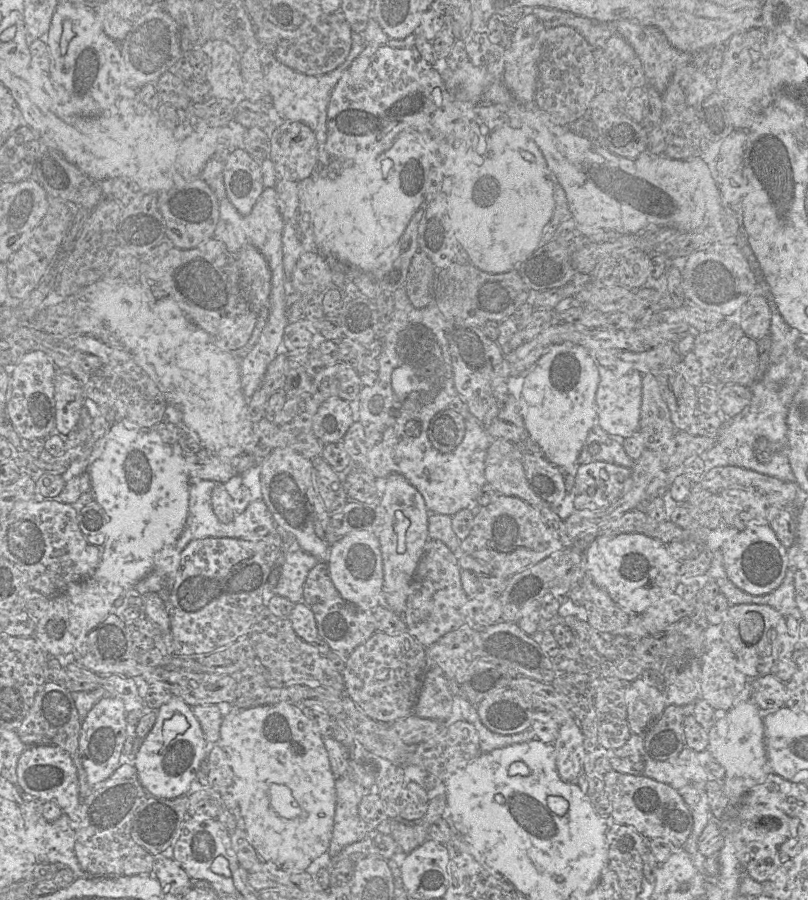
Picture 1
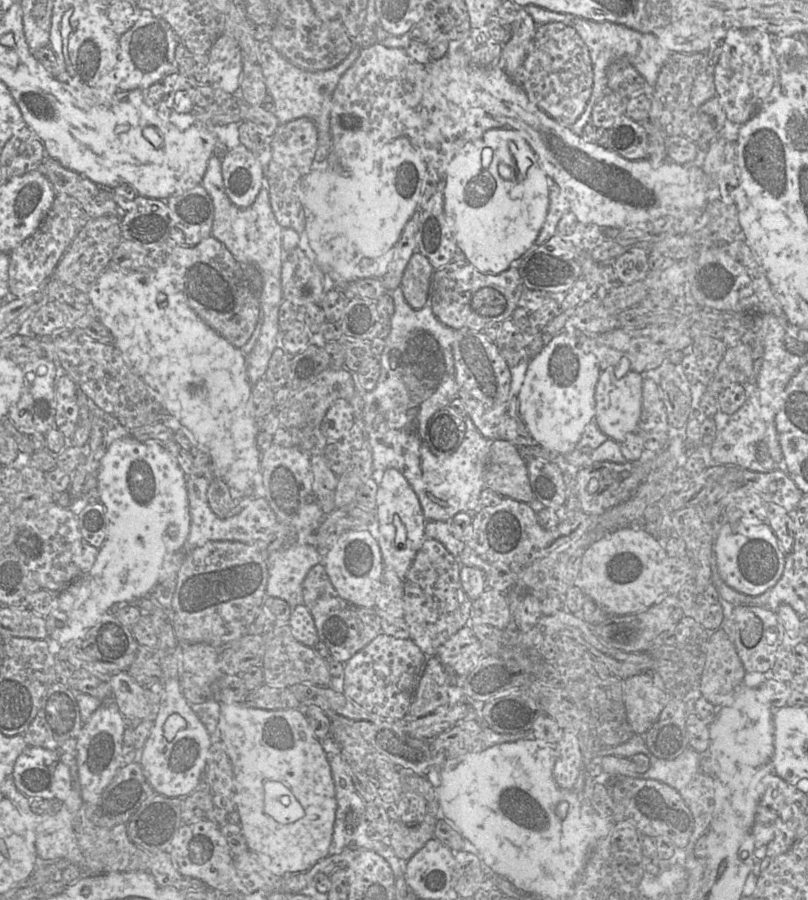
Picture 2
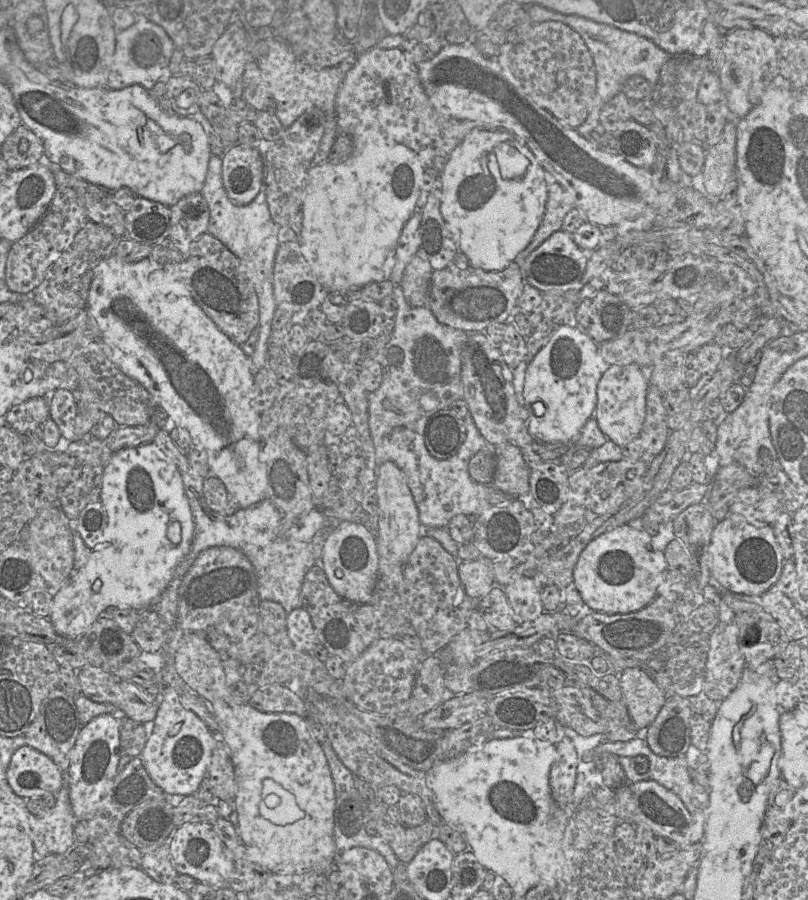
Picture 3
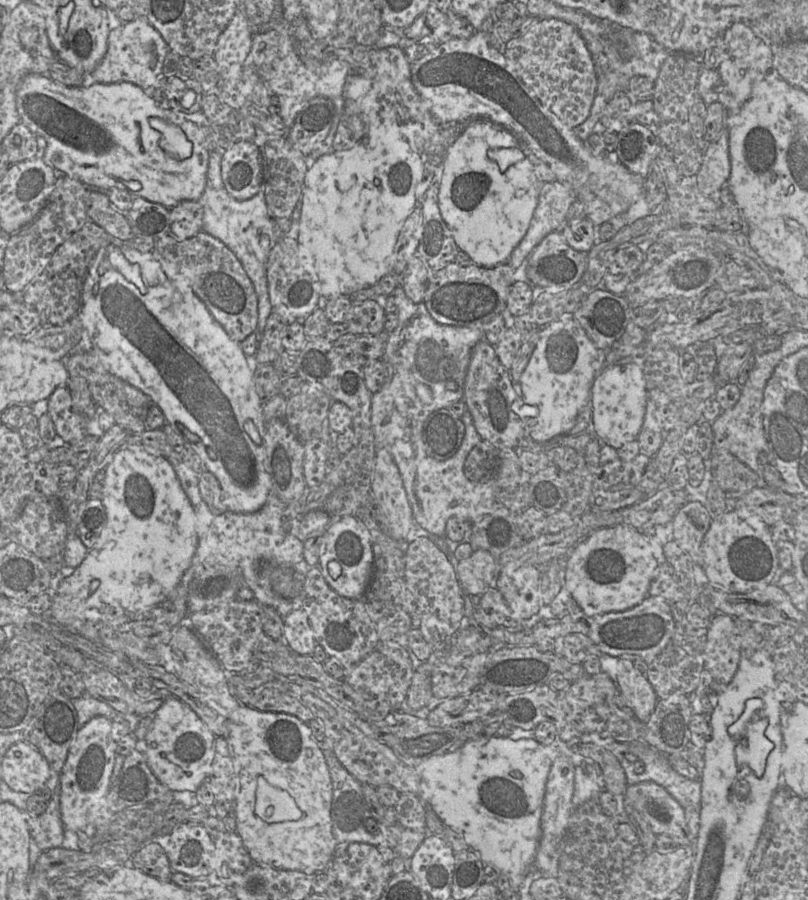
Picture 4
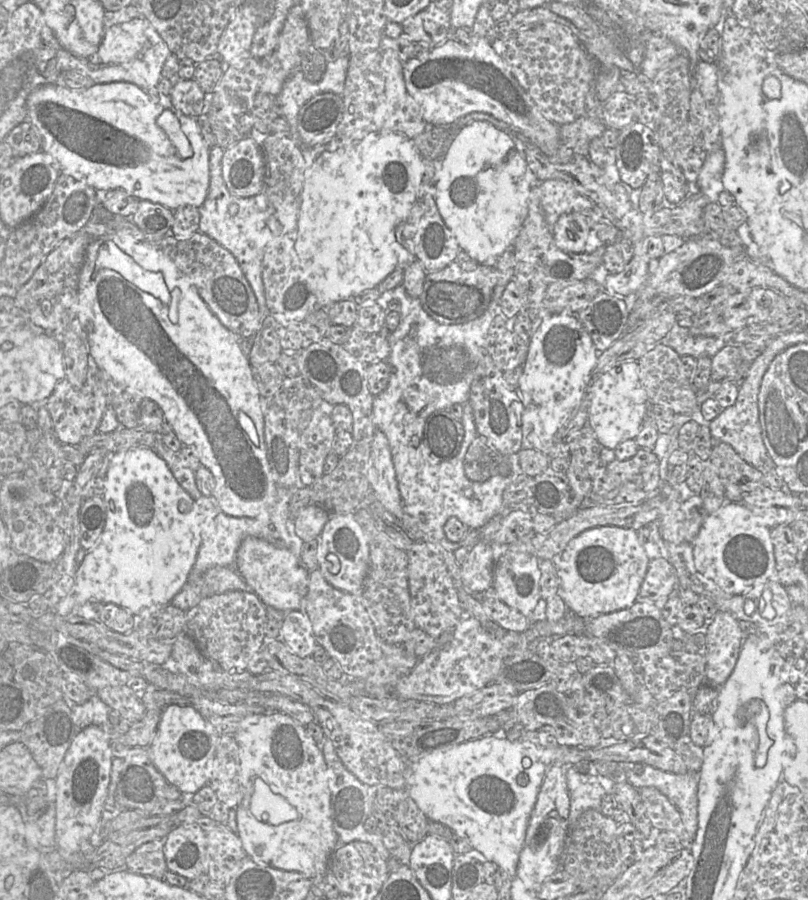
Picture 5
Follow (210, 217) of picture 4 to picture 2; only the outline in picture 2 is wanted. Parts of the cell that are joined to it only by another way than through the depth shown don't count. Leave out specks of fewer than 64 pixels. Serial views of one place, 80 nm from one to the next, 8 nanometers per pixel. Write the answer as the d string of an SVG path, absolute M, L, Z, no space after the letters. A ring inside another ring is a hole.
M212 155L209 159L201 185L210 196L213 205L211 236L220 241L244 267L255 267L262 278L262 287L258 292L262 327L254 347L246 355L247 375L253 387L256 382L264 378L272 353L281 344L278 313L284 300L281 286L283 228L278 224L272 211L266 184L248 207L238 207L230 201L223 184L221 159L217 156Z

